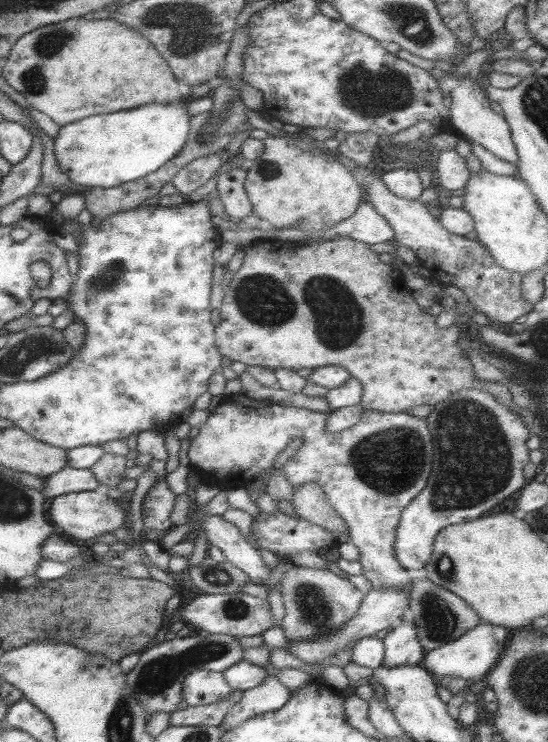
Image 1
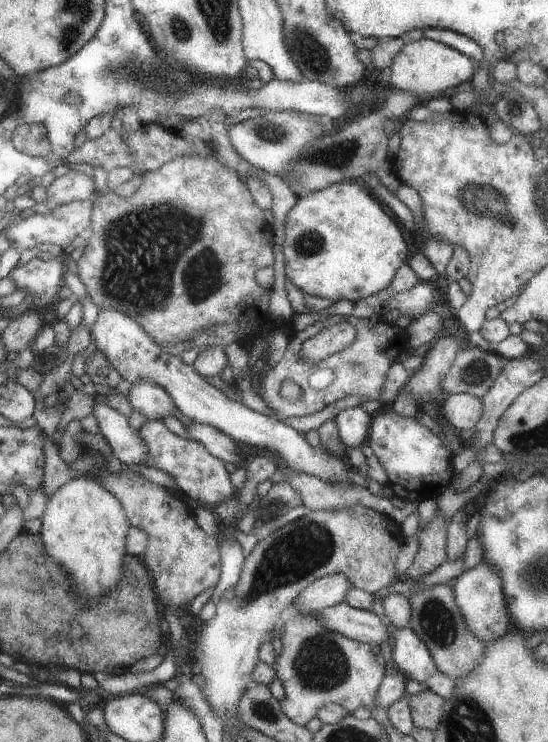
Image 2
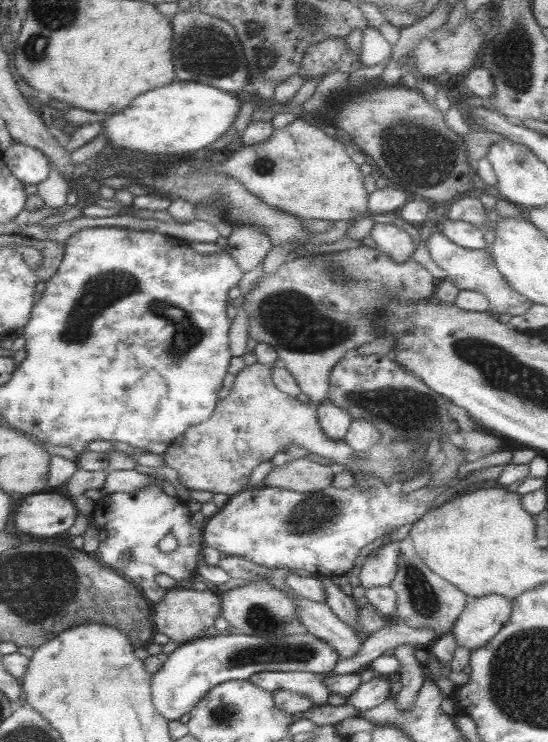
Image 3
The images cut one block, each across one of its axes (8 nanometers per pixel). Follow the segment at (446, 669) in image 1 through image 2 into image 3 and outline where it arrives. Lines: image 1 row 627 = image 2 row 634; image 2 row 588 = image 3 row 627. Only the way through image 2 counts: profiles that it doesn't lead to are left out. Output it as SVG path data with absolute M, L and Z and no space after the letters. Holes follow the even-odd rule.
M499 594L468 597L449 632L456 646L463 646L470 652L491 640L509 615L510 601Z

